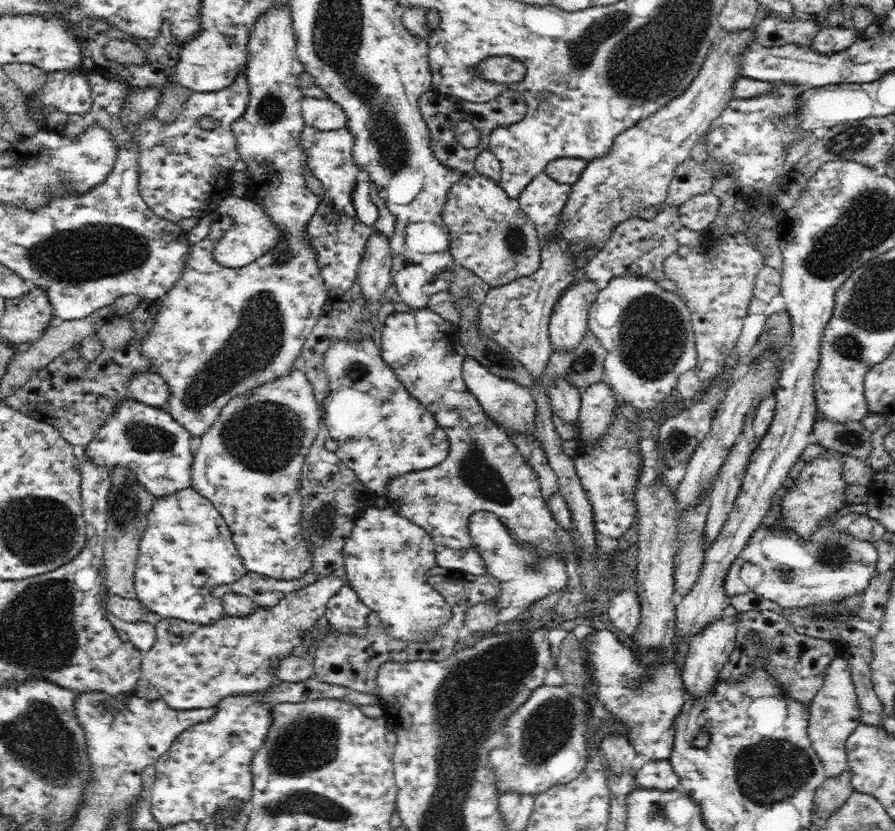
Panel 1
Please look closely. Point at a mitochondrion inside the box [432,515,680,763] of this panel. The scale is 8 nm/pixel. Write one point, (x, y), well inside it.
(638, 685)

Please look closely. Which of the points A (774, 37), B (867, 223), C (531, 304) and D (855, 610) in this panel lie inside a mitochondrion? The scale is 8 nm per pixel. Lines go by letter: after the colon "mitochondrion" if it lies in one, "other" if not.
A: other
B: mitochondrion
C: other
D: mitochondrion

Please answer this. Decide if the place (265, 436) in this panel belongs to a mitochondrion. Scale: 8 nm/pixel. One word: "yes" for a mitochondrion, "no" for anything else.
yes

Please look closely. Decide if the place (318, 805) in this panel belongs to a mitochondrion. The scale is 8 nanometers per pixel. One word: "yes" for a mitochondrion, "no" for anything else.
yes

